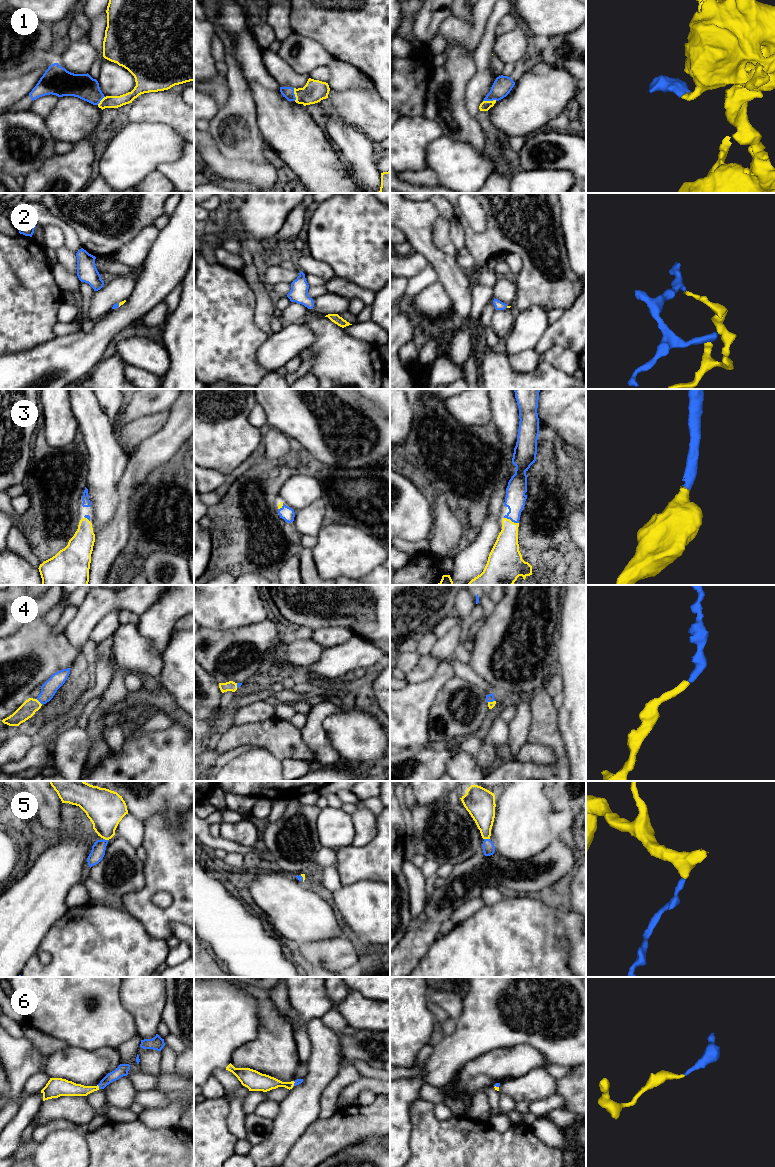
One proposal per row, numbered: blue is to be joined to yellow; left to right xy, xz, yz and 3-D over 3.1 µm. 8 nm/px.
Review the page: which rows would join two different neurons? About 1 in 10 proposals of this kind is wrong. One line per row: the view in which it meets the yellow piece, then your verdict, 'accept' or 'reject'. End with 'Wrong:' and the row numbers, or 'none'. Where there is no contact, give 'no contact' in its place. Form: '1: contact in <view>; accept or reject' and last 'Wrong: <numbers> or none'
1: contact in yz; accept
2: contact in xy; accept
3: contact in yz; accept
4: contact in xy; accept
5: contact in yz; accept
6: contact in xy; accept
Wrong: none

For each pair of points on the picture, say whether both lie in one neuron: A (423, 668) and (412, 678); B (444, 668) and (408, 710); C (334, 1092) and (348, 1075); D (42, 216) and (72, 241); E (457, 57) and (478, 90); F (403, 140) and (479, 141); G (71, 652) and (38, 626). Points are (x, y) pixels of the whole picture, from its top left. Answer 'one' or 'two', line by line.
A: one
B: one
C: one
D: one
E: two
F: two
G: one

